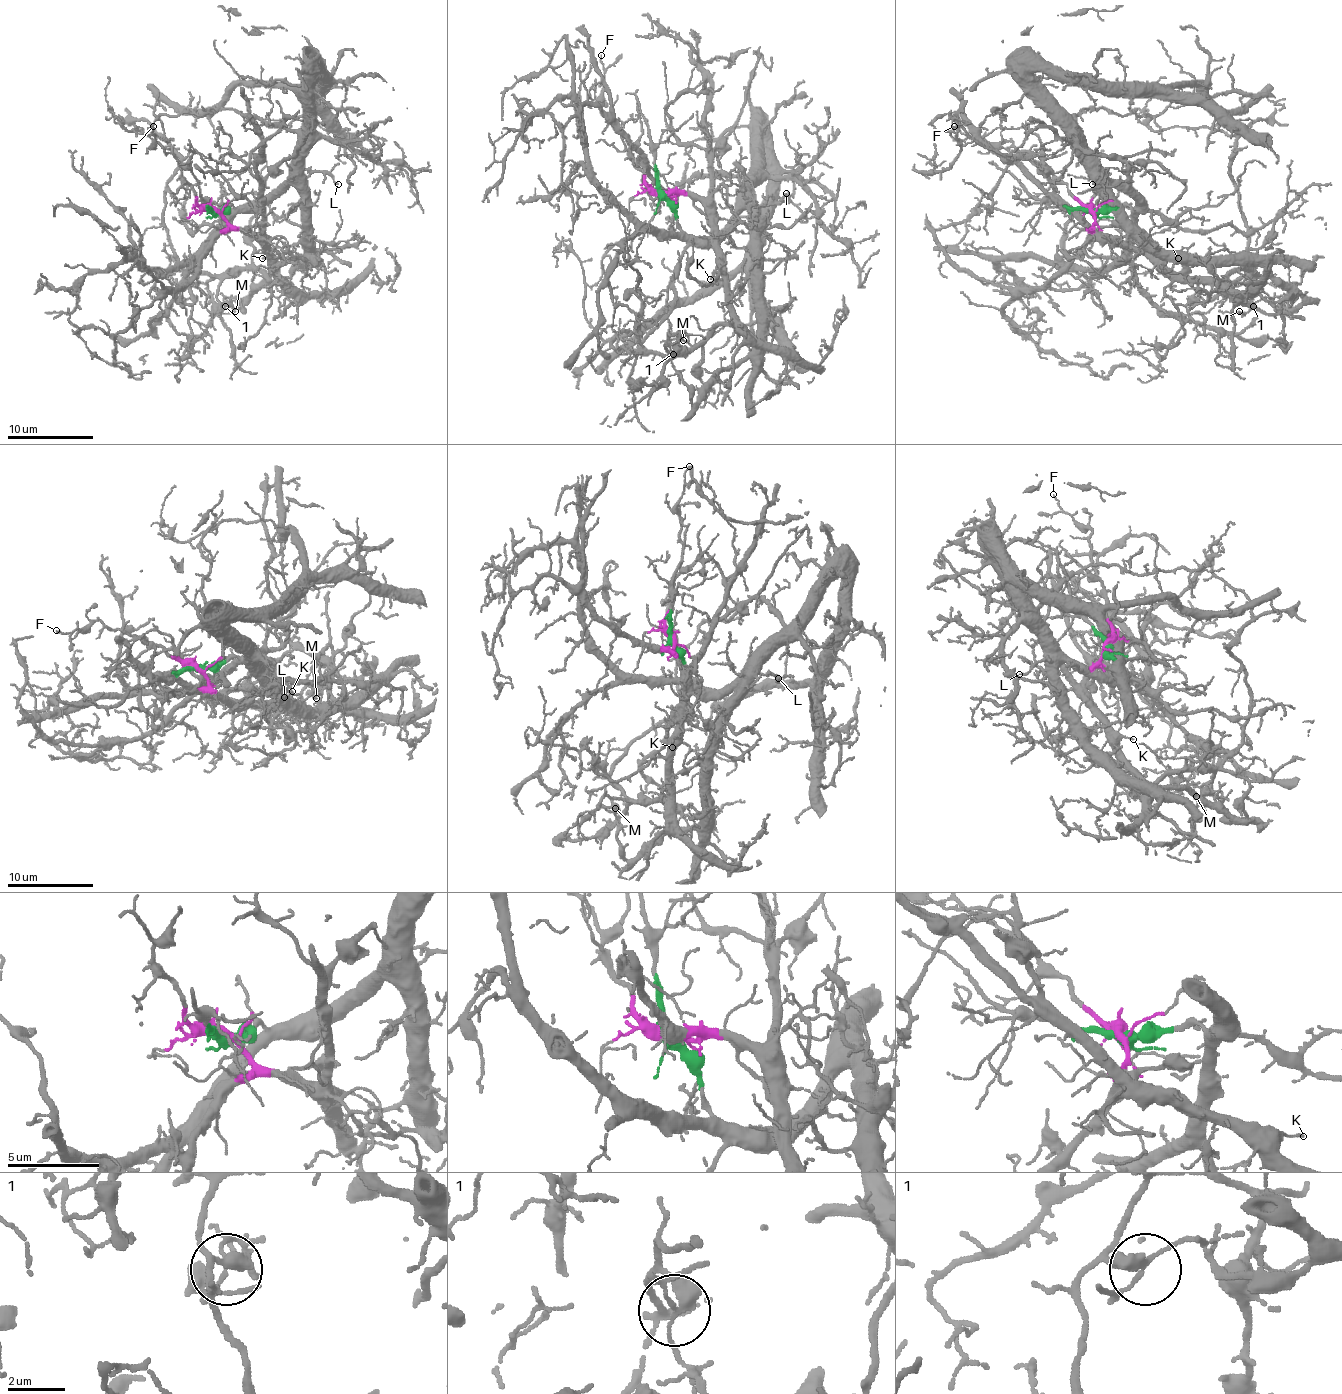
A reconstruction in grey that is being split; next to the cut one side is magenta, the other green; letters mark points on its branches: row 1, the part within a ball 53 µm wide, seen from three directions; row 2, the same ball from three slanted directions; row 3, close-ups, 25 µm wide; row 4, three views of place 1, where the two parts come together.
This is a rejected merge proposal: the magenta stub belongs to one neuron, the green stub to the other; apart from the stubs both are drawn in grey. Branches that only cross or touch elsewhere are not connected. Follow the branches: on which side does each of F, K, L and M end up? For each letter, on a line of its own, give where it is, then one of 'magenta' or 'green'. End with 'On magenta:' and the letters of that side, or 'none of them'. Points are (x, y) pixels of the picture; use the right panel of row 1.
F: at (954, 126); magenta
K: at (1178, 258); magenta
L: at (1092, 184); green
M: at (1239, 311); green
On magenta: F, K

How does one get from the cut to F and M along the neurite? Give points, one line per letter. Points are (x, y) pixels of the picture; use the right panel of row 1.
F: (1092, 210), (1055, 175), (1007, 141), (988, 143), (979, 137), (962, 134), (953, 126)
M: (1092, 210), (1135, 206), (1109, 184), (1109, 199), (1167, 251), (1258, 260), (1301, 303), (1267, 296), (1239, 312)

